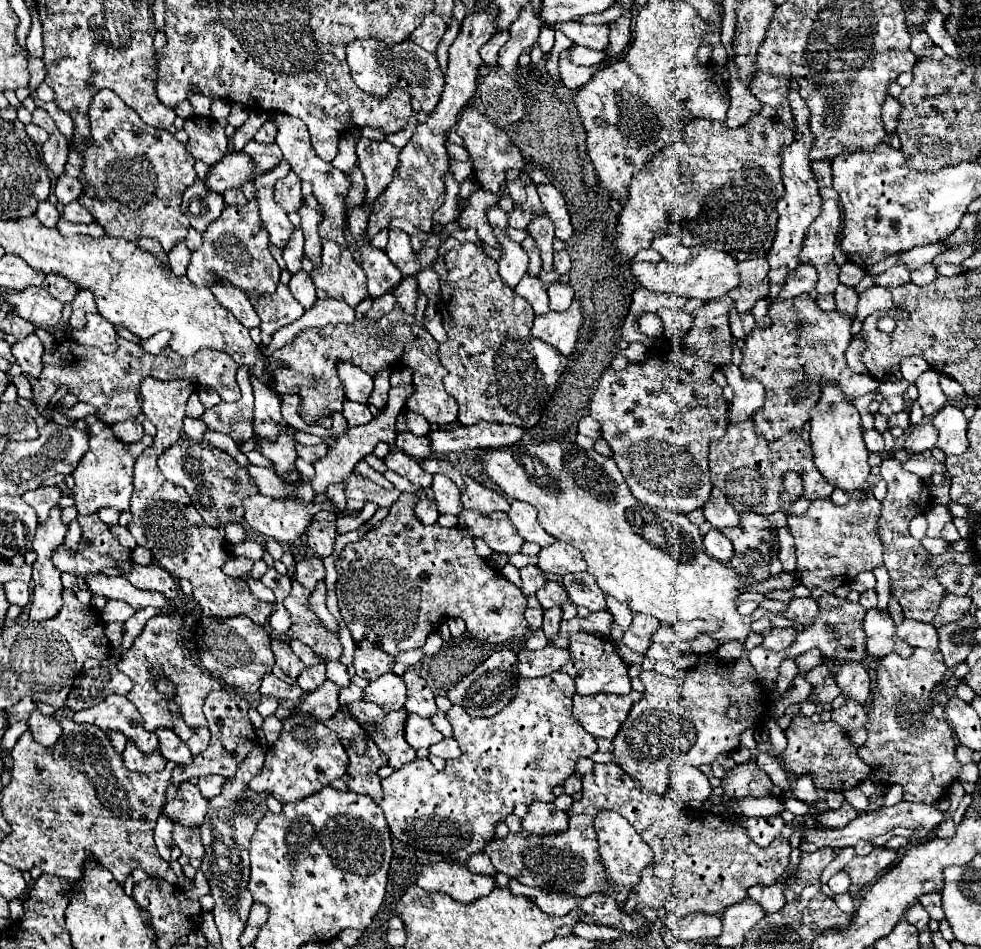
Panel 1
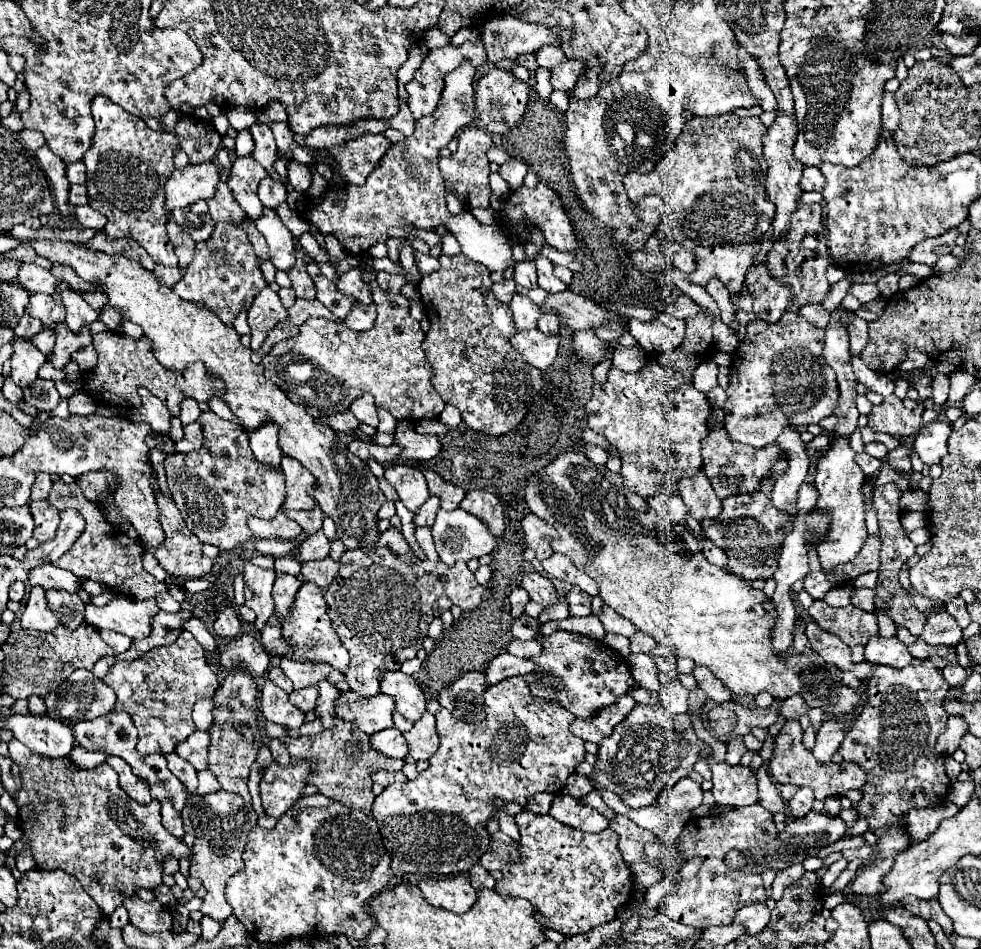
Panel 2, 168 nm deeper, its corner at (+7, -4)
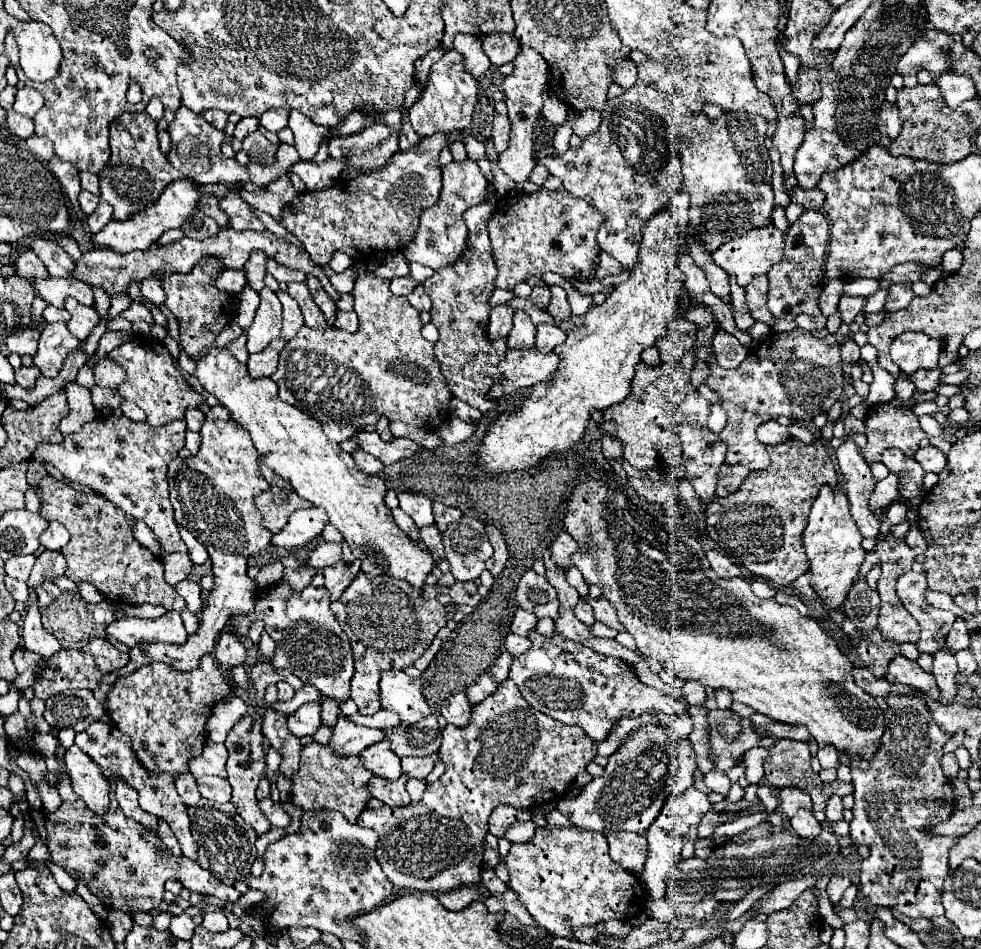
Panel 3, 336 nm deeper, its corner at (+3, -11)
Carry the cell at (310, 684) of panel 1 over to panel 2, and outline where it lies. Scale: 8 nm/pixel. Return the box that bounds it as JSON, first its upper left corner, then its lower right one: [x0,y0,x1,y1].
[290,684,318,712]

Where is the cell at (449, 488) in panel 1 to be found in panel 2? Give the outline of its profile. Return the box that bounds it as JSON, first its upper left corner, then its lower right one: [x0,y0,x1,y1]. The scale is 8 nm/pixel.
[414,496,440,526]

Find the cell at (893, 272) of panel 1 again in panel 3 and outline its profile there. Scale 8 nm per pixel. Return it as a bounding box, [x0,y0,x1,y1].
[838,295,866,325]

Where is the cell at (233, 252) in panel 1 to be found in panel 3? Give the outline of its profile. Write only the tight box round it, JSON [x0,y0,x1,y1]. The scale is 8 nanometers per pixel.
[162,257,232,361]

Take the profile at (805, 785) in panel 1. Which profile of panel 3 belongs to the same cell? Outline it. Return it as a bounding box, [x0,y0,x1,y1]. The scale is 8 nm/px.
[790,809,822,839]

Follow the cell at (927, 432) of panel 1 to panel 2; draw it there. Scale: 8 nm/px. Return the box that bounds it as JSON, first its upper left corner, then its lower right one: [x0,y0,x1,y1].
[888,444,912,470]

